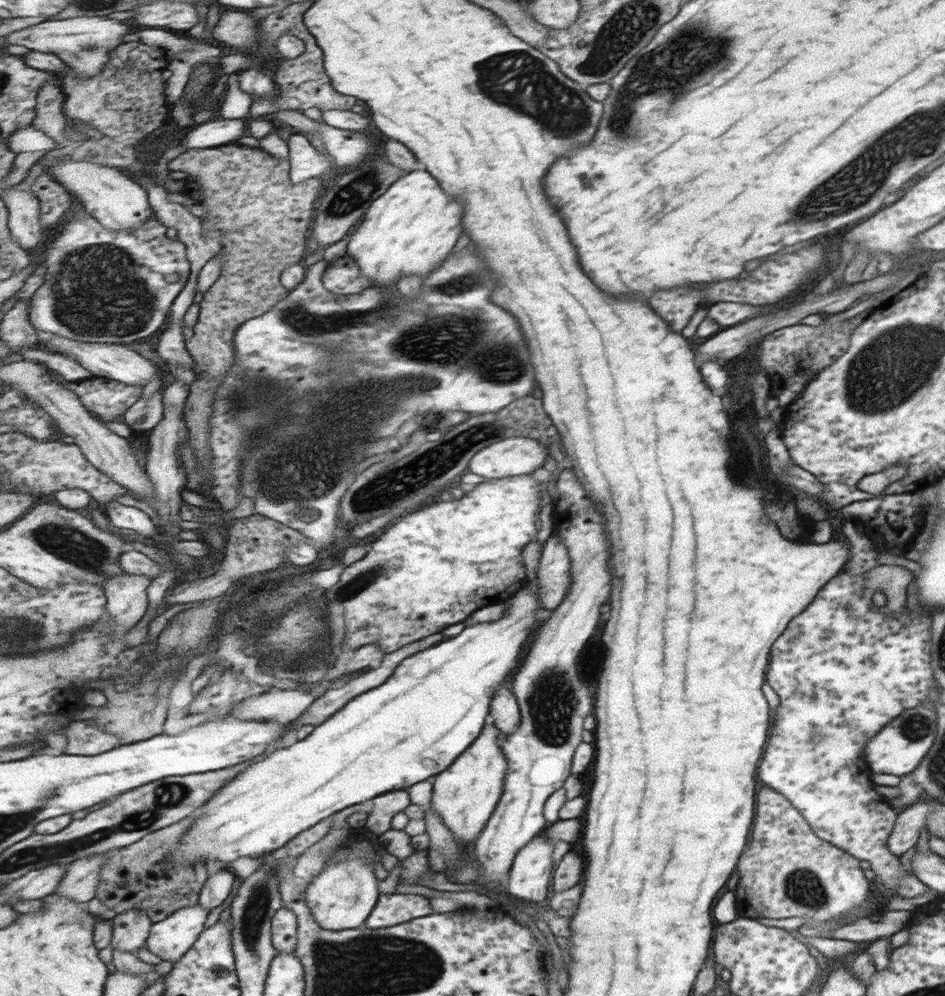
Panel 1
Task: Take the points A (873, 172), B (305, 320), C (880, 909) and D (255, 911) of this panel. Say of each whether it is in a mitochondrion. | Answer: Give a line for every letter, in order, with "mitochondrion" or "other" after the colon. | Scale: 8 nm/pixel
A: mitochondrion
B: mitochondrion
C: other
D: mitochondrion

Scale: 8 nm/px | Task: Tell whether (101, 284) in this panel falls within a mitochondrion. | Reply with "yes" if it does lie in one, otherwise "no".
yes

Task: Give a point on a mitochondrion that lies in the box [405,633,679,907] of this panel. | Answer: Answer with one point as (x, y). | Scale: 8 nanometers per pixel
(552, 701)

